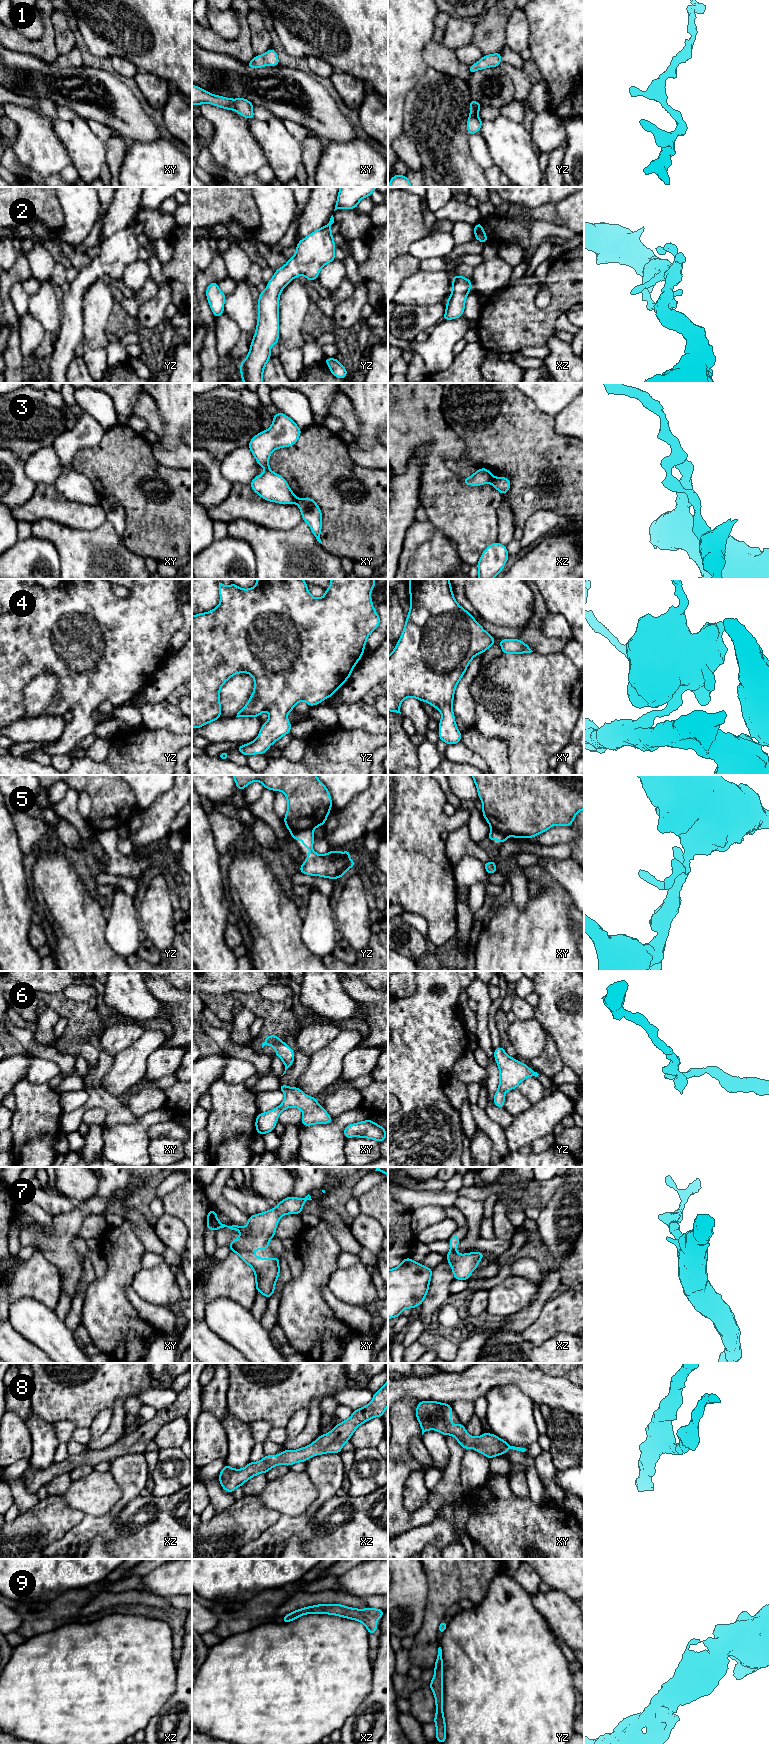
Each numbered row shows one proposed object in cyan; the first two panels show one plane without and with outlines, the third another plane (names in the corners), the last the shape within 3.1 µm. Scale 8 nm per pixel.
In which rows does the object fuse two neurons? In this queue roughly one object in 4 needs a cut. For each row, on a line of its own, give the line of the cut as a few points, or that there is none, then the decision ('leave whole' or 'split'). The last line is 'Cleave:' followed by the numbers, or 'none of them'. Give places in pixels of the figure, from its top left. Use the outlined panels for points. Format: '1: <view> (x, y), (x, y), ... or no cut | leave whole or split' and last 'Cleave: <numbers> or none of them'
1: no cut | leave whole
2: no cut | leave whole
3: xz (493, 477), (491, 482) | split
4: no cut | leave whole
5: yz (312, 829), (300, 829), (291, 833) | split
6: no cut | leave whole
7: no cut | leave whole
8: no cut | leave whole
9: no cut | leave whole
Cleave: 3, 5

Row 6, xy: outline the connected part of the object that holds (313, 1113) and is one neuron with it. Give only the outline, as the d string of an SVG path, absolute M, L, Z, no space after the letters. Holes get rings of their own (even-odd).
M281 1083L280 1091L285 1094L283 1102L268 1112L259 1113L256 1117L256 1131L260 1135L274 1131L280 1113L290 1107L296 1107L303 1112L301 1124L304 1126L328 1124L333 1120L324 1107L317 1103L316 1097L307 1096L299 1087L291 1088Z

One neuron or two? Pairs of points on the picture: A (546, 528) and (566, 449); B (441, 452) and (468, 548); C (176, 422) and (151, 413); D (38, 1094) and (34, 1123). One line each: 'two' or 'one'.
A: two
B: one
C: two
D: one

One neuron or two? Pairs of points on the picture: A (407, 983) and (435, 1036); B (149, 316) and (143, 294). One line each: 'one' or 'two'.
A: two
B: two

